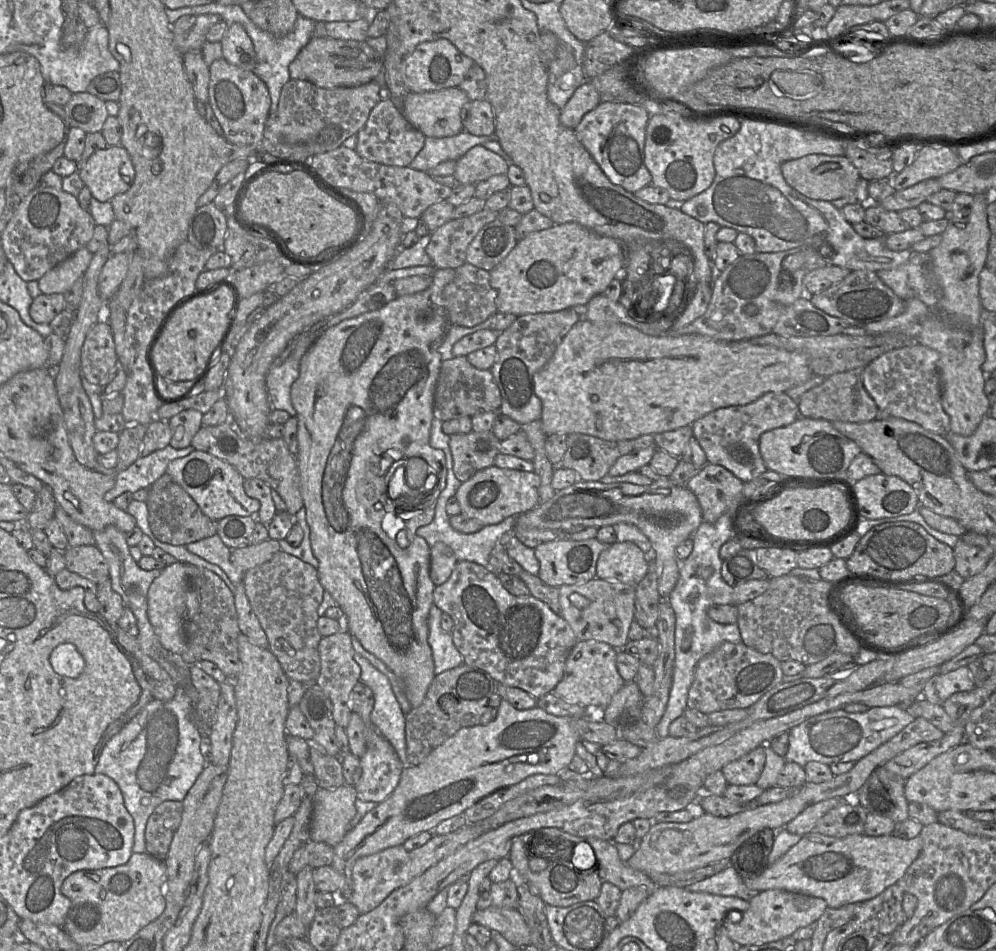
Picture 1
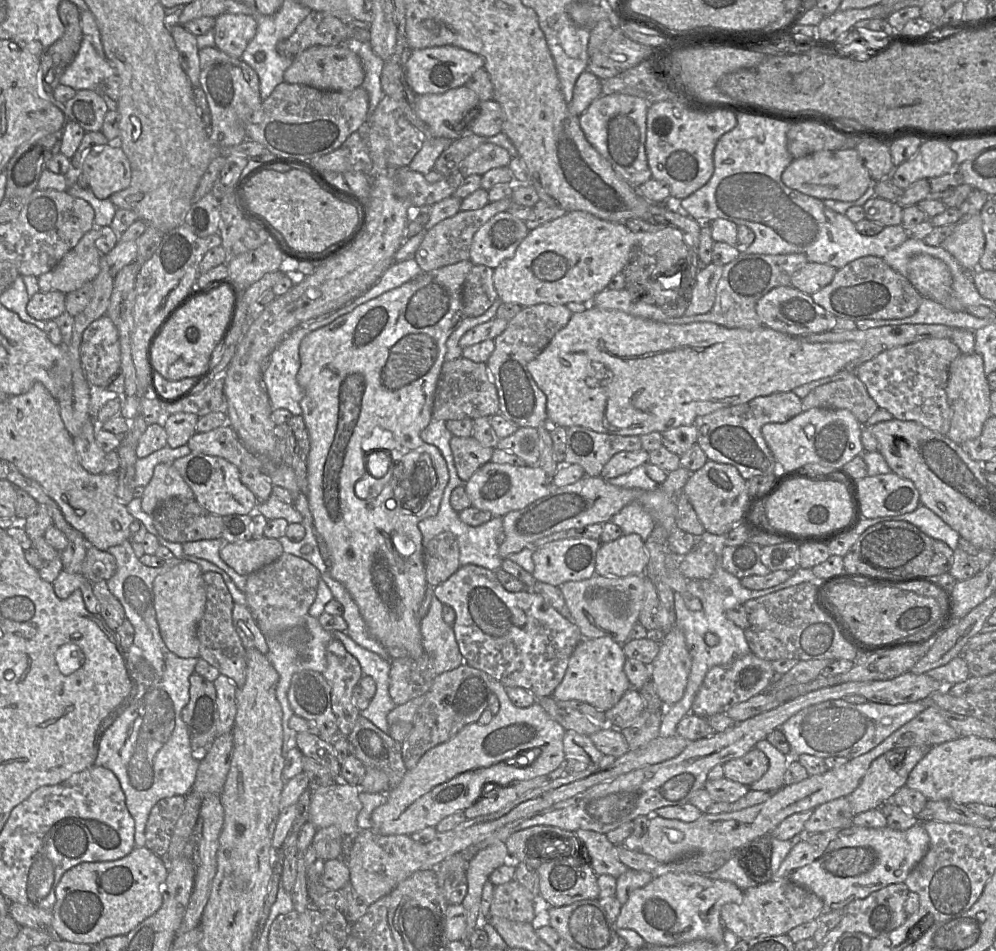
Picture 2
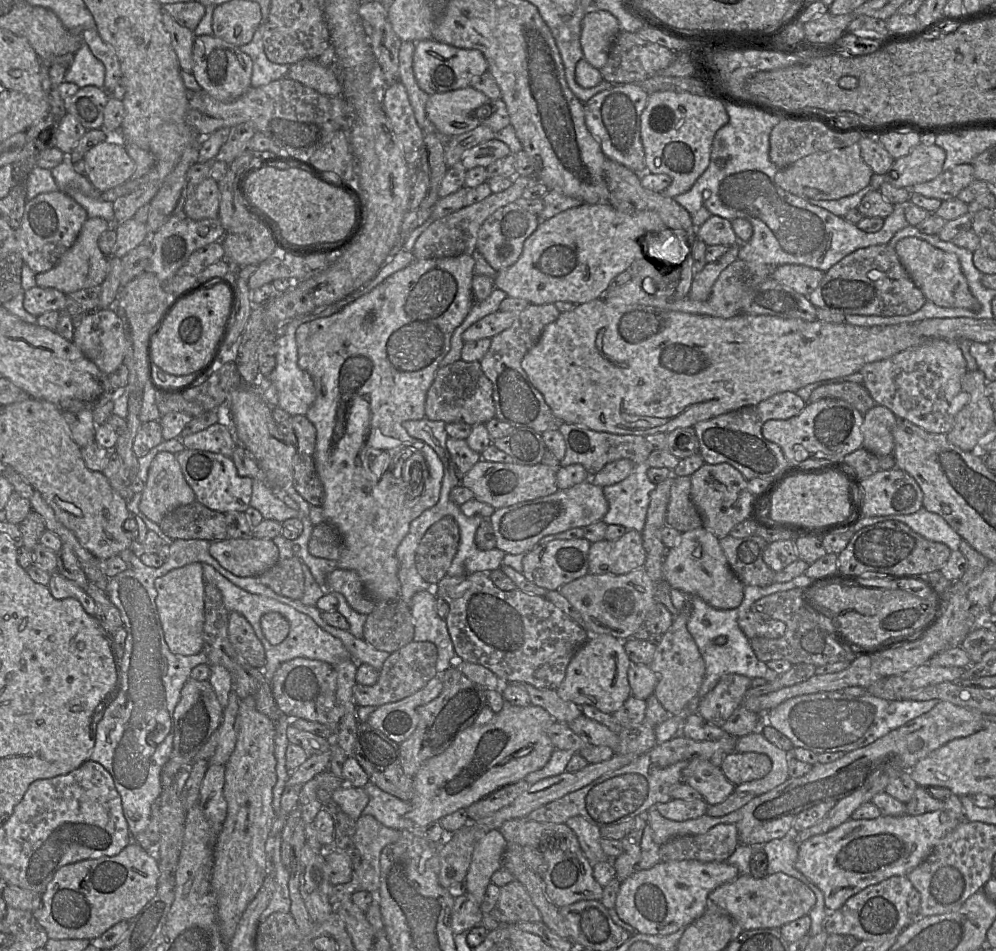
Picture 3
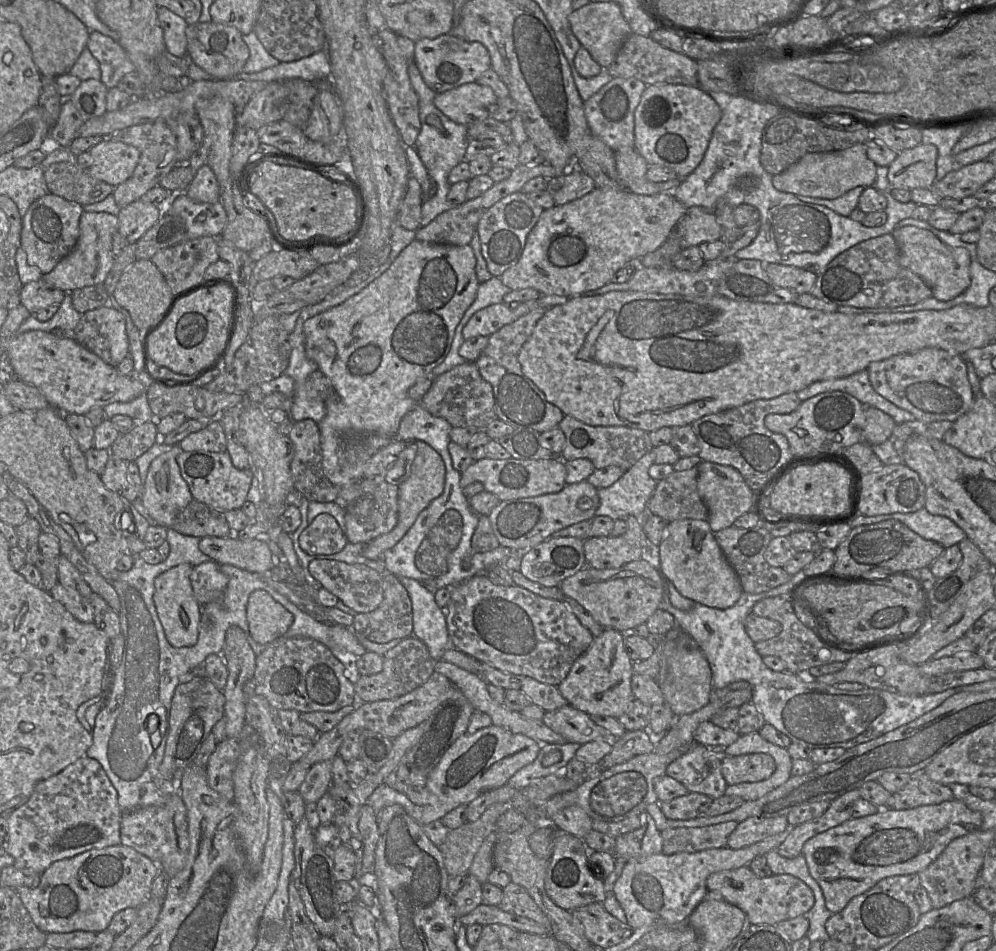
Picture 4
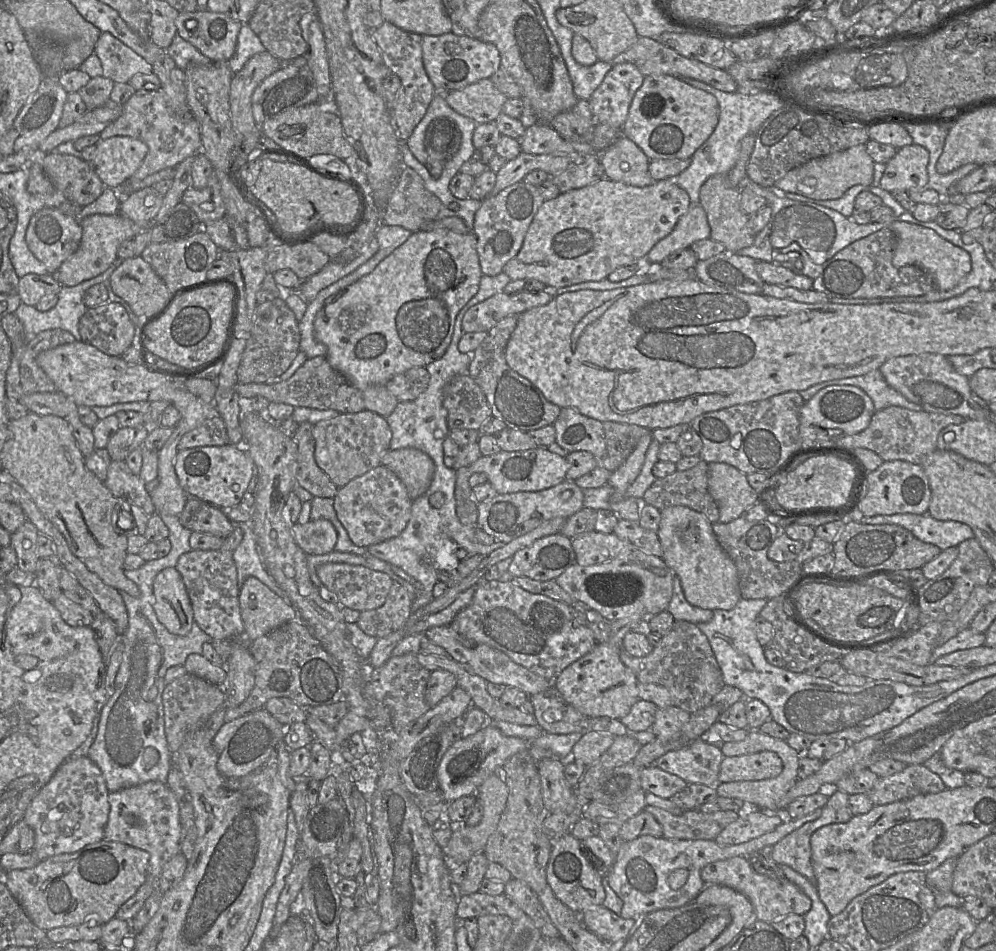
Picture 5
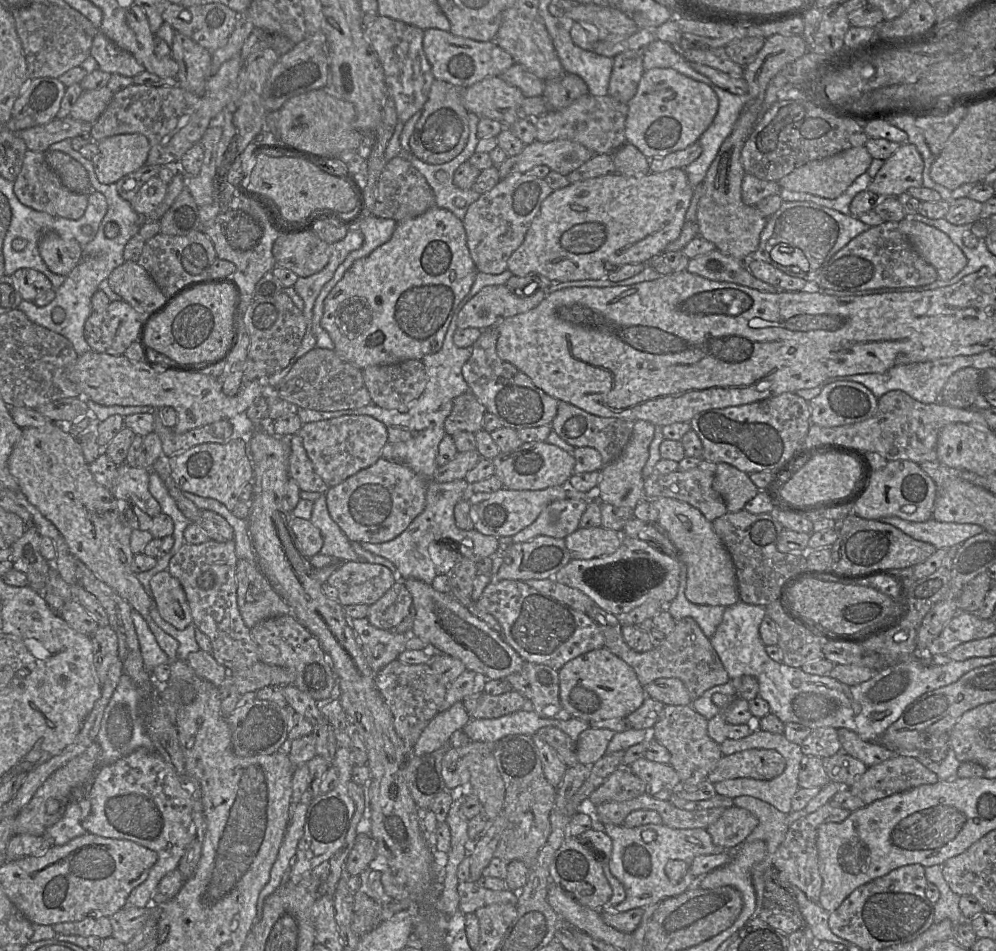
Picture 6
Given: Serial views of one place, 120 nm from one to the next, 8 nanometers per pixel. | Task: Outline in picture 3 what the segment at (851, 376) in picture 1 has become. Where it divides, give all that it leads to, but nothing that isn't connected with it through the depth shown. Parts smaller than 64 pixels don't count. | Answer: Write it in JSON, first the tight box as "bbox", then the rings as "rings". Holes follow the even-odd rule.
{"bbox":[807,382,876,415],"rings":[[[855,382],[820,386],[811,393],[807,403],[813,403],[823,398],[842,399],[853,405],[863,415],[876,405],[864,385]]]}

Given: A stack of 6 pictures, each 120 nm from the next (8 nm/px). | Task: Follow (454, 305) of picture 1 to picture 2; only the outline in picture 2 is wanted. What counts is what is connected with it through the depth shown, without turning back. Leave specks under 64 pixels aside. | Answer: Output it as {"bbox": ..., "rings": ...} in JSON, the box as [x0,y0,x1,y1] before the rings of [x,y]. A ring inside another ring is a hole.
{"bbox":[462,265,498,317],"rings":[[[473,265],[462,289],[463,317],[477,317],[485,313],[498,298],[493,283],[494,269]]]}

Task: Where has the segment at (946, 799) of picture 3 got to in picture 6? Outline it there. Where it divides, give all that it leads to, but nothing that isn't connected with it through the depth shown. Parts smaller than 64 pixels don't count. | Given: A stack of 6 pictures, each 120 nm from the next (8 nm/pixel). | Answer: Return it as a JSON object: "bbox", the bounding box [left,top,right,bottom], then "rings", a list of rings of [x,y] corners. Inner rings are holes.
{"bbox":[848,754,938,805],"rings":[[[898,754],[868,767],[848,789],[868,805],[893,794],[938,781],[938,776],[917,758]]]}

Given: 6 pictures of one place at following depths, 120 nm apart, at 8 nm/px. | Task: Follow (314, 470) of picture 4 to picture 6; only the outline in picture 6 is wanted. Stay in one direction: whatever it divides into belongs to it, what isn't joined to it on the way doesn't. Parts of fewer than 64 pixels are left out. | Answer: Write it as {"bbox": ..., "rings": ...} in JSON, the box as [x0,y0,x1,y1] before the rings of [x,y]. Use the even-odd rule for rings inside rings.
{"bbox":[289,434,329,494],"rings":[[[294,434],[289,438],[289,476],[297,482],[300,490],[302,491],[325,494],[329,489],[329,486],[316,473],[299,434]]]}

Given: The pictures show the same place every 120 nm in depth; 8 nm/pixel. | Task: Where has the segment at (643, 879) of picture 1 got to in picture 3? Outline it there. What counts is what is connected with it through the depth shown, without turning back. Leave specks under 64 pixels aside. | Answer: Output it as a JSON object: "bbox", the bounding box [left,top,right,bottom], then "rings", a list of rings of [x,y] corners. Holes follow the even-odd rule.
{"bbox":[565,816,611,866],"rings":[[[582,816],[571,817],[565,824],[577,836],[580,846],[592,866],[599,862],[611,860],[601,847],[602,836],[598,826]]]}

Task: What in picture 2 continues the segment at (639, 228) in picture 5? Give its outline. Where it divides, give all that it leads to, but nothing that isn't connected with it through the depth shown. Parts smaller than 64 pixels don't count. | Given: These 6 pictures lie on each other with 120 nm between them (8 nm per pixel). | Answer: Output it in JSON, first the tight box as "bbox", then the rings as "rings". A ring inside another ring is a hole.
{"bbox":[493,211,688,307],"rings":[[[571,211],[530,230],[517,247],[515,254],[494,269],[493,283],[502,303],[514,303],[521,307],[542,303],[549,305],[566,305],[570,302],[589,304],[597,293],[607,288],[612,277],[622,272],[633,249],[641,249],[653,256],[656,269],[669,271],[671,244],[673,249],[678,249],[680,266],[688,256],[688,249],[680,230],[665,227],[653,232],[633,232],[624,223],[602,220],[585,211]]]}

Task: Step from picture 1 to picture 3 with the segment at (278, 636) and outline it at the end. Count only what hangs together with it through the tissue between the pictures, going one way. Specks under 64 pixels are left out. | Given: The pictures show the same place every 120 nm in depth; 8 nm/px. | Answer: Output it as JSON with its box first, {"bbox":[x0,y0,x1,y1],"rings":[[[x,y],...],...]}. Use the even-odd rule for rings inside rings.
{"bbox":[255,557,304,600],"rings":[[[298,557],[278,559],[269,569],[255,576],[275,593],[300,600],[304,593],[302,561]]]}

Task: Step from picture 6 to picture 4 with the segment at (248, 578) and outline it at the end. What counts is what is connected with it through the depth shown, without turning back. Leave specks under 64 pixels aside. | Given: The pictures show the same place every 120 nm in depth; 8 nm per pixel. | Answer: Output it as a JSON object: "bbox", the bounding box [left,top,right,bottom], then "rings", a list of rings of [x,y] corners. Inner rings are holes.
{"bbox":[246,590,294,645],"rings":[[[265,590],[250,594],[246,615],[249,636],[261,645],[284,636],[294,621],[293,614]]]}

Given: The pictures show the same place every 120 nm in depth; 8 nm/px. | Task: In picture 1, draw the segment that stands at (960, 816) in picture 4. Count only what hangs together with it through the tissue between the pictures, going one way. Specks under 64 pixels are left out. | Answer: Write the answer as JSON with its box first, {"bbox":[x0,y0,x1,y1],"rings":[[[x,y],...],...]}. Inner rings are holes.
{"bbox":[744,831,923,908],"rings":[[[812,831],[802,836],[797,844],[769,865],[761,875],[745,879],[744,882],[753,891],[781,889],[822,898],[829,908],[839,908],[852,903],[863,903],[896,884],[919,856],[922,847],[923,840],[920,835],[912,839],[903,839],[894,834],[876,837],[865,834],[831,837]]]}

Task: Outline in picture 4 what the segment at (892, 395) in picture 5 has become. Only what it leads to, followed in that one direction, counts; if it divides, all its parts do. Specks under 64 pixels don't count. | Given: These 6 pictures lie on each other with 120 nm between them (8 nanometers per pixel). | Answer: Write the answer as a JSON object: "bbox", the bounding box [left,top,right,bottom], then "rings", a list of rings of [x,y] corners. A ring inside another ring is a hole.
{"bbox":[797,370,915,424],"rings":[[[862,370],[845,378],[814,382],[797,392],[797,396],[803,402],[818,394],[830,391],[848,393],[860,401],[865,407],[871,406],[883,411],[892,417],[896,424],[915,419],[908,411],[897,407],[875,392],[870,384],[867,370]]]}

